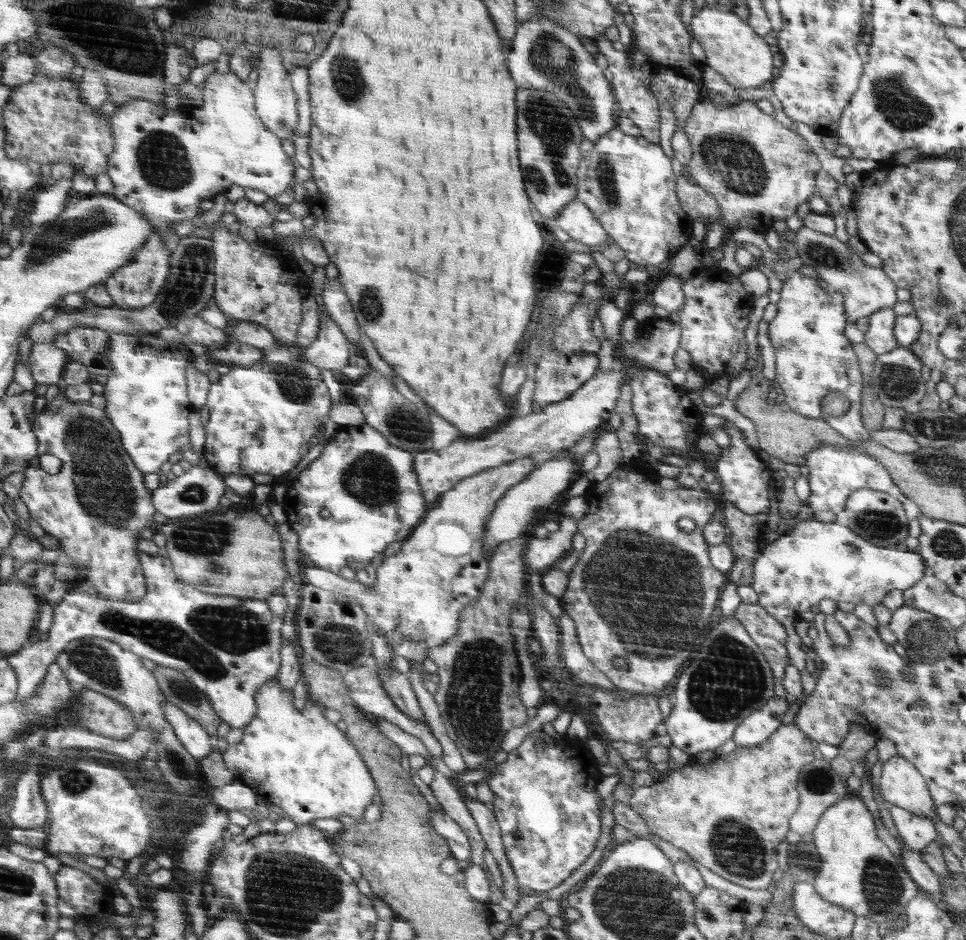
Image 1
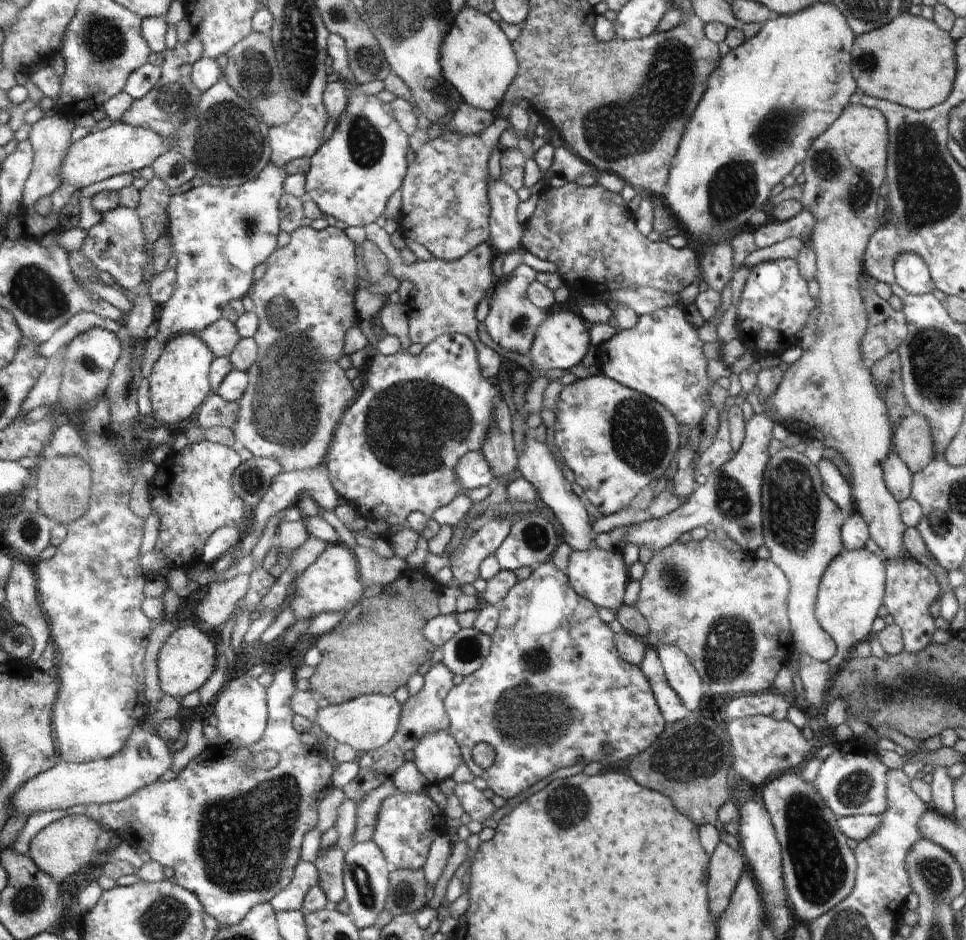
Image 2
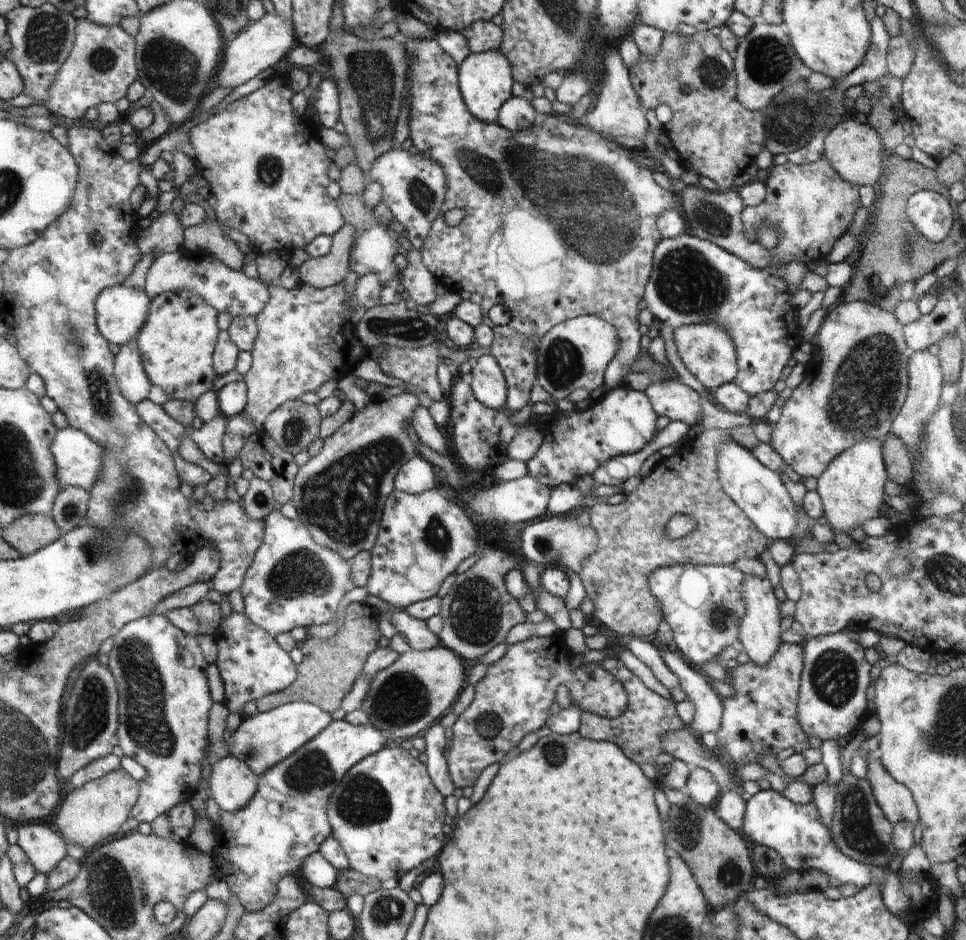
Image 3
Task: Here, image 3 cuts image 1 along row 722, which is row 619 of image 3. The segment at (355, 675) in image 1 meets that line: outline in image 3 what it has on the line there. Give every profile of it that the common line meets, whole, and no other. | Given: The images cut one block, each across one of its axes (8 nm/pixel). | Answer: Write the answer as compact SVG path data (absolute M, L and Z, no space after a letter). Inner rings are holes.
M406 611L393 613L391 622L407 640L411 649L425 651L440 644L439 638L428 628L425 620L417 619Z

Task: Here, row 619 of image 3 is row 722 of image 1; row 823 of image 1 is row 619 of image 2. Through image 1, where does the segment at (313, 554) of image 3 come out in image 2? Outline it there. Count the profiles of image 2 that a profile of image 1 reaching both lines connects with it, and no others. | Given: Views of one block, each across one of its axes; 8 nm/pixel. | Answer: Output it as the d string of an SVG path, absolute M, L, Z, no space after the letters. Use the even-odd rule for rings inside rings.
M328 544L322 554L293 580L290 592L281 614L294 616L298 622L313 620L322 612L342 612L354 607L362 598L362 580L354 554L347 546Z

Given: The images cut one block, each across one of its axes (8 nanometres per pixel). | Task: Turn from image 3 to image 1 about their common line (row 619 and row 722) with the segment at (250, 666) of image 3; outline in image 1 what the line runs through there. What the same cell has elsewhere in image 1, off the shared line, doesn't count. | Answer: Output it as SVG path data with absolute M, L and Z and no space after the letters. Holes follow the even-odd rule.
M140 551L140 562L149 586L149 592L143 600L136 602L107 600L90 583L82 584L76 581L74 590L69 595L65 595L55 609L54 624L50 629L49 637L31 646L28 645L27 648L20 650L20 653L7 657L8 662L14 666L20 677L18 701L28 703L28 699L38 693L49 669L72 641L86 637L102 637L119 642L126 650L149 658L156 664L181 670L200 690L208 694L210 702L224 722L232 728L246 730L248 723L259 712L255 700L256 689L260 689L272 677L277 677L280 672L280 628L282 628L284 616L273 612L270 604L264 599L242 599L220 595L214 589L201 589L180 579L170 557L166 558L159 554L154 556Z

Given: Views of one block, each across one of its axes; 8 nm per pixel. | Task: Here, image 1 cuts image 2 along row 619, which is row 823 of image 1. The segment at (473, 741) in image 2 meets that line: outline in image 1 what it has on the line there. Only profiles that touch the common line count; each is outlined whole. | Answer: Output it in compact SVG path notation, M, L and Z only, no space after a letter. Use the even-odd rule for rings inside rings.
M542 729L534 732L530 736L526 737L518 748L508 753L507 758L502 763L491 764L487 769L485 780L490 786L494 795L494 816L498 821L500 827L500 834L502 835L502 842L506 847L506 857L510 859L510 865L512 865L512 871L516 875L516 881L521 884L521 888L524 888L528 892L544 892L556 888L556 886L562 884L566 878L568 878L576 868L578 868L587 858L592 854L596 842L598 842L598 836L600 836L600 812L598 812L598 798L596 798L597 784L602 780L600 770L598 770L598 763L589 754L585 742L570 740L566 735L562 740L558 741L552 736L546 734ZM536 742L544 742L546 747L543 750L536 747ZM516 832L520 834L520 837L516 837Z

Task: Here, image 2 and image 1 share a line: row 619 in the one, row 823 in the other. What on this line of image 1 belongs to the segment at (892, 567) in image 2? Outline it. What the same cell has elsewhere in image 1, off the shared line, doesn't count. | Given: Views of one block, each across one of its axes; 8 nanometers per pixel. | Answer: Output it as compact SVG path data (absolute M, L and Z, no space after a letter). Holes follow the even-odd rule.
M894 805L889 806L889 812L898 836L912 850L920 851L936 838L937 832L932 818L914 814L912 810L904 810Z

